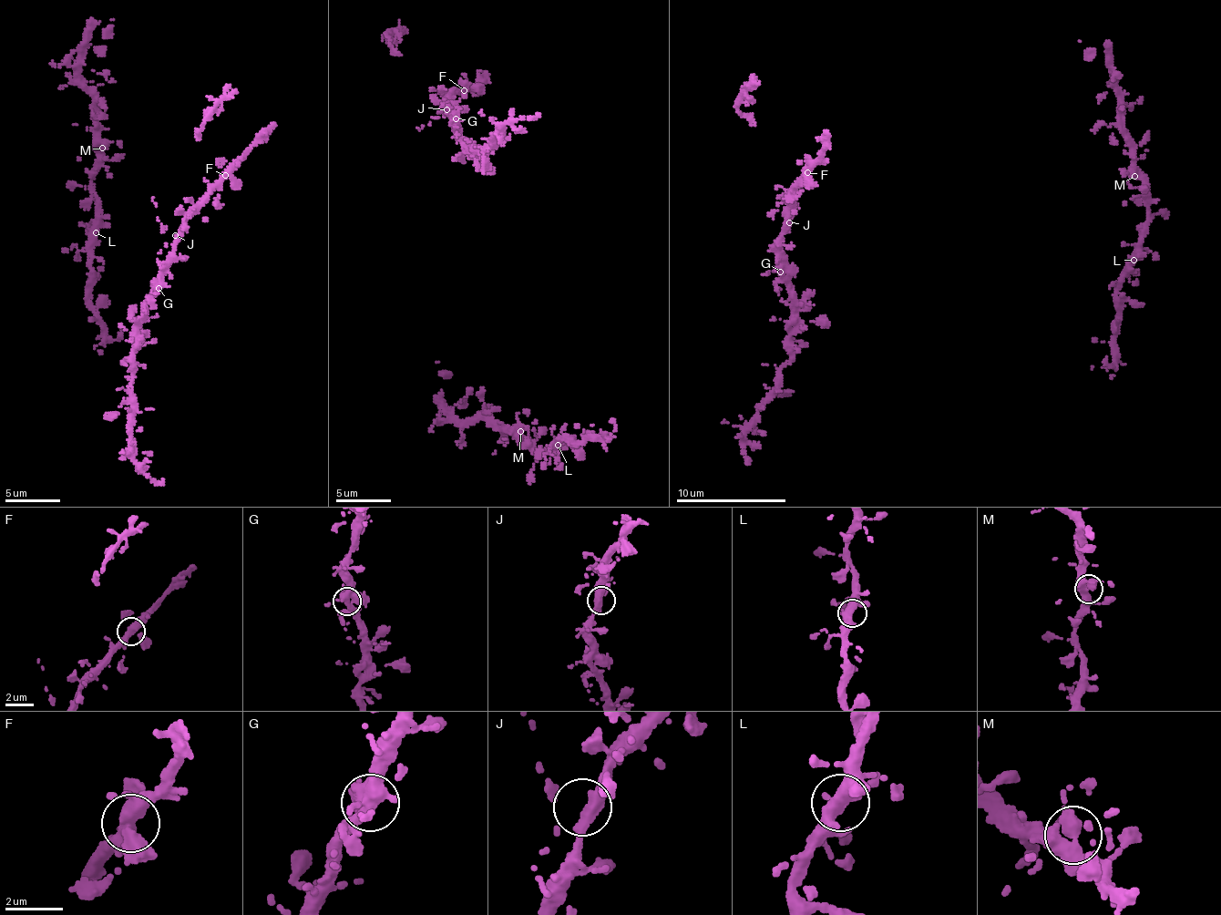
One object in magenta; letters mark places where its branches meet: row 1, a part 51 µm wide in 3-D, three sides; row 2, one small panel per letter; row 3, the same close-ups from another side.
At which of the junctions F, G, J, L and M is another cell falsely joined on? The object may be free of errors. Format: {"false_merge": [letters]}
{"false_merge": []}

